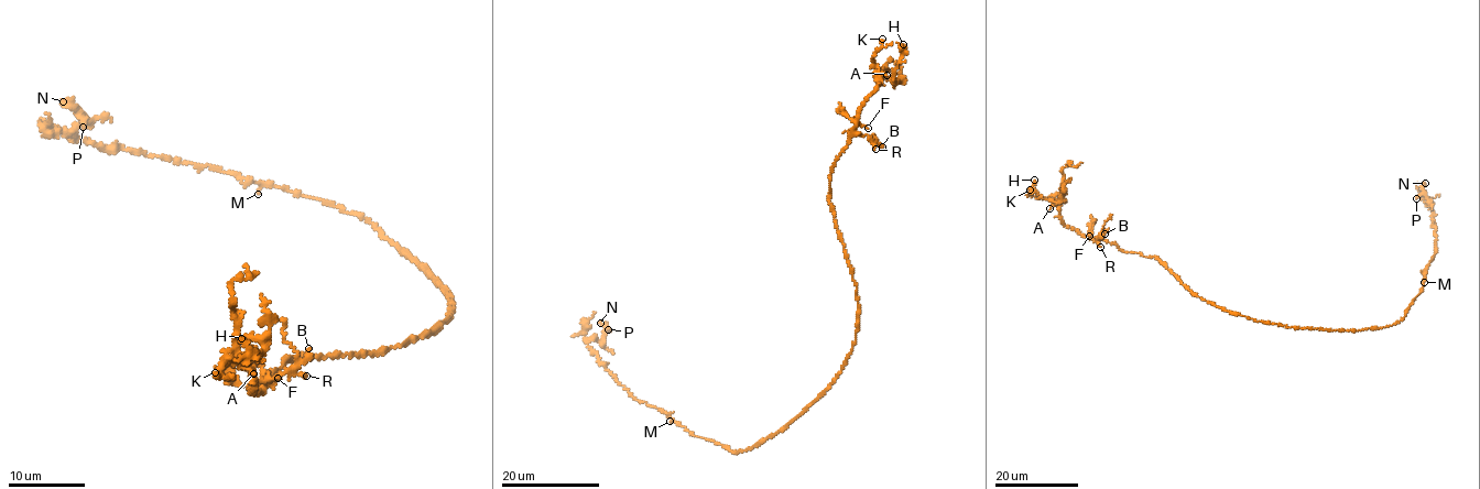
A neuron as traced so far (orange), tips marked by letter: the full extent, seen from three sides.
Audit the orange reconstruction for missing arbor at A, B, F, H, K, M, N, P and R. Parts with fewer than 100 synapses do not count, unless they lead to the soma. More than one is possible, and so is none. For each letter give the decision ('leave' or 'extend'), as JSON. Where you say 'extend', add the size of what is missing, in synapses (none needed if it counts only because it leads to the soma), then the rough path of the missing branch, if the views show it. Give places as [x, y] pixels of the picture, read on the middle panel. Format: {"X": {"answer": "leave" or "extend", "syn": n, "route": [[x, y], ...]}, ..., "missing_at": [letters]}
{"A": {"answer": "extend"}, "B": {"answer": "leave"}, "F": {"answer": "leave"}, "H": {"answer": "leave"}, "K": {"answer": "leave"}, "M": {"answer": "leave"}, "N": {"answer": "leave"}, "P": {"answer": "leave"}, "R": {"answer": "leave"}, "missing_at": ["A"]}

